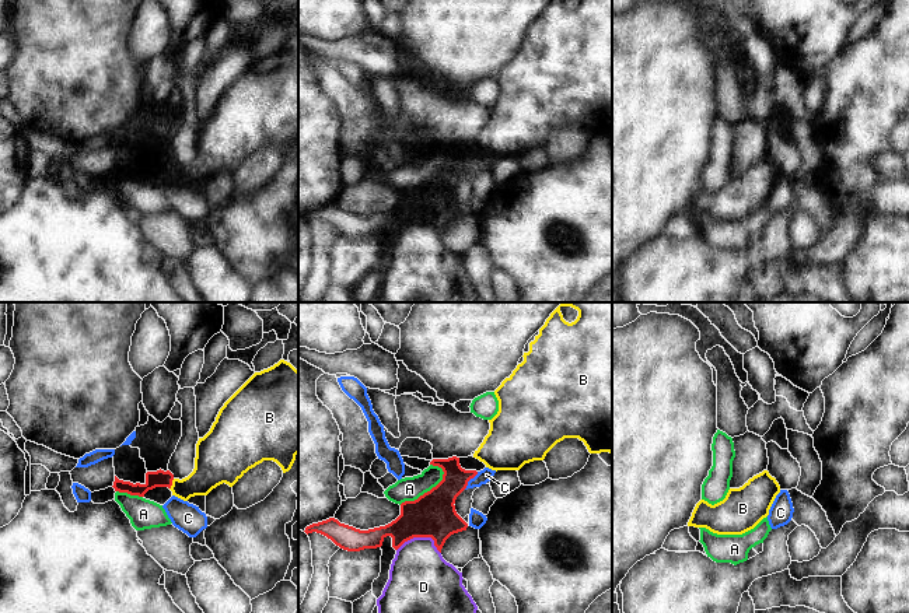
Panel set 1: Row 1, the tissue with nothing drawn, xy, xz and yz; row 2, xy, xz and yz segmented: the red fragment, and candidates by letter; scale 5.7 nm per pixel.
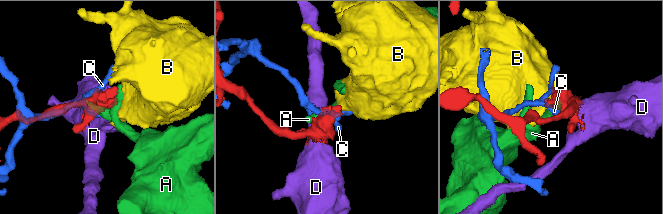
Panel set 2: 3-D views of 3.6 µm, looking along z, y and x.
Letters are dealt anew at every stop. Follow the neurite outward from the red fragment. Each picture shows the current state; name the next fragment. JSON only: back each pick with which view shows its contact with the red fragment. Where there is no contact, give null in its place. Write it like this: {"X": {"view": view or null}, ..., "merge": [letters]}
{"merge": []}

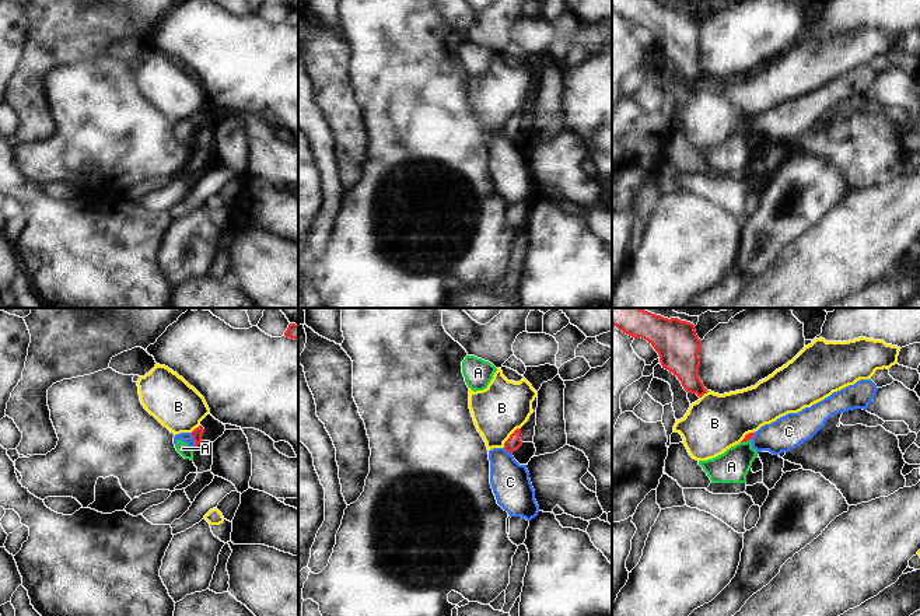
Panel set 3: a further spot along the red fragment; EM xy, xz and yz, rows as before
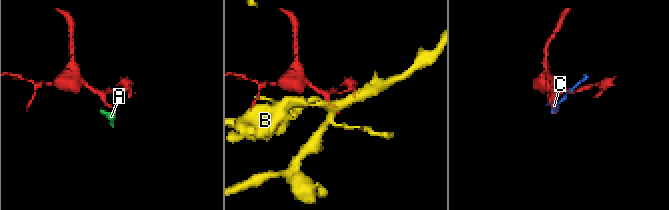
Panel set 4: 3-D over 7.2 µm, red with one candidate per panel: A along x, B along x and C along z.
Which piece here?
{"merge": []}

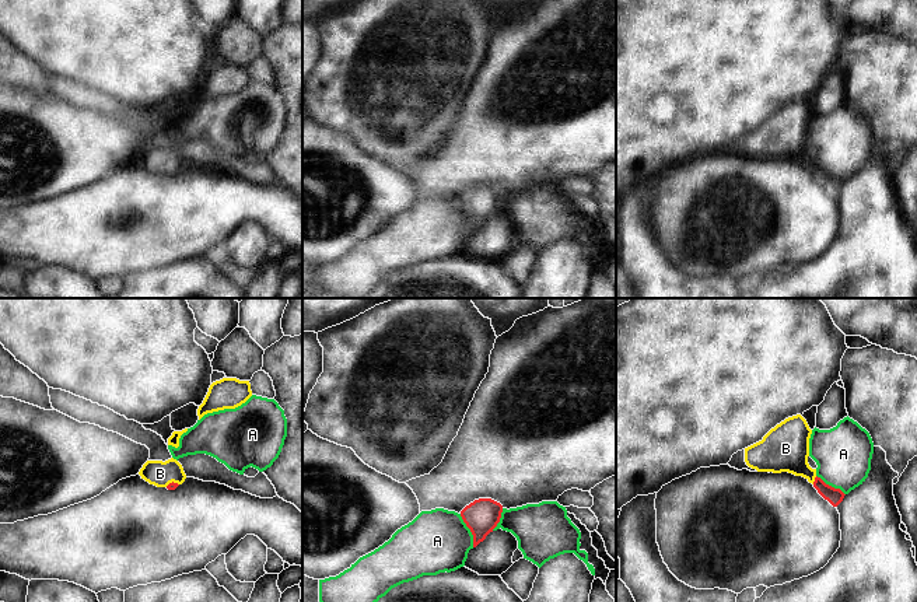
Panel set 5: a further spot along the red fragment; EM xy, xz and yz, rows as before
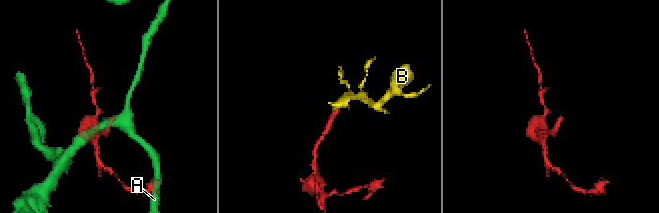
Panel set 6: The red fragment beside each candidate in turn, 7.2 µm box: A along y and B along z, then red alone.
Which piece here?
{"B": {"view": "yz"}, "merge": ["B"]}

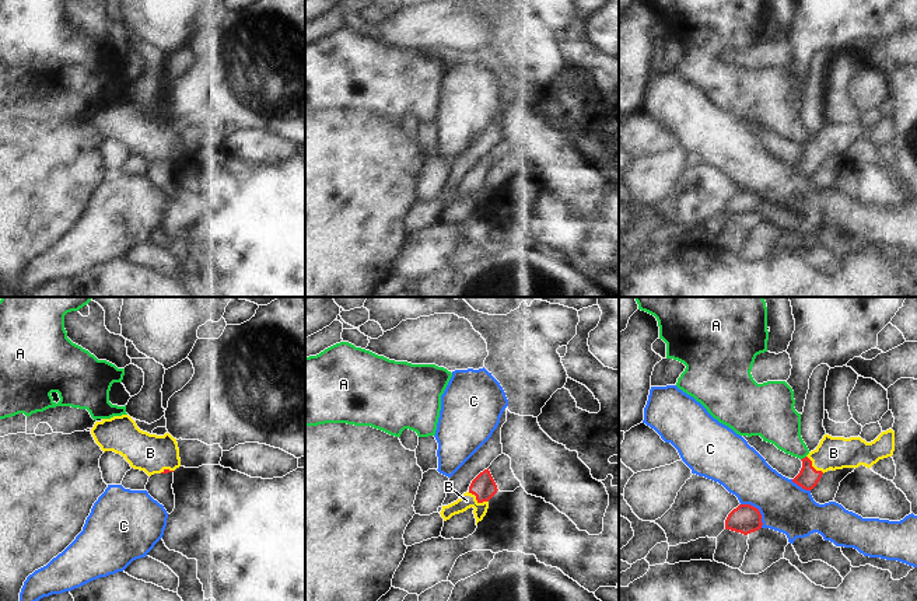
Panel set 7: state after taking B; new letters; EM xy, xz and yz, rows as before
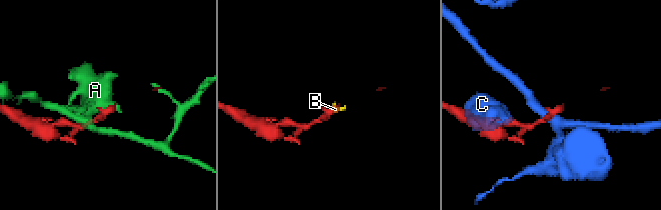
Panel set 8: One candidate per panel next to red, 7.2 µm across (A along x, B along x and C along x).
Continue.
{"B": {"view": "xz"}, "merge": ["B"]}

